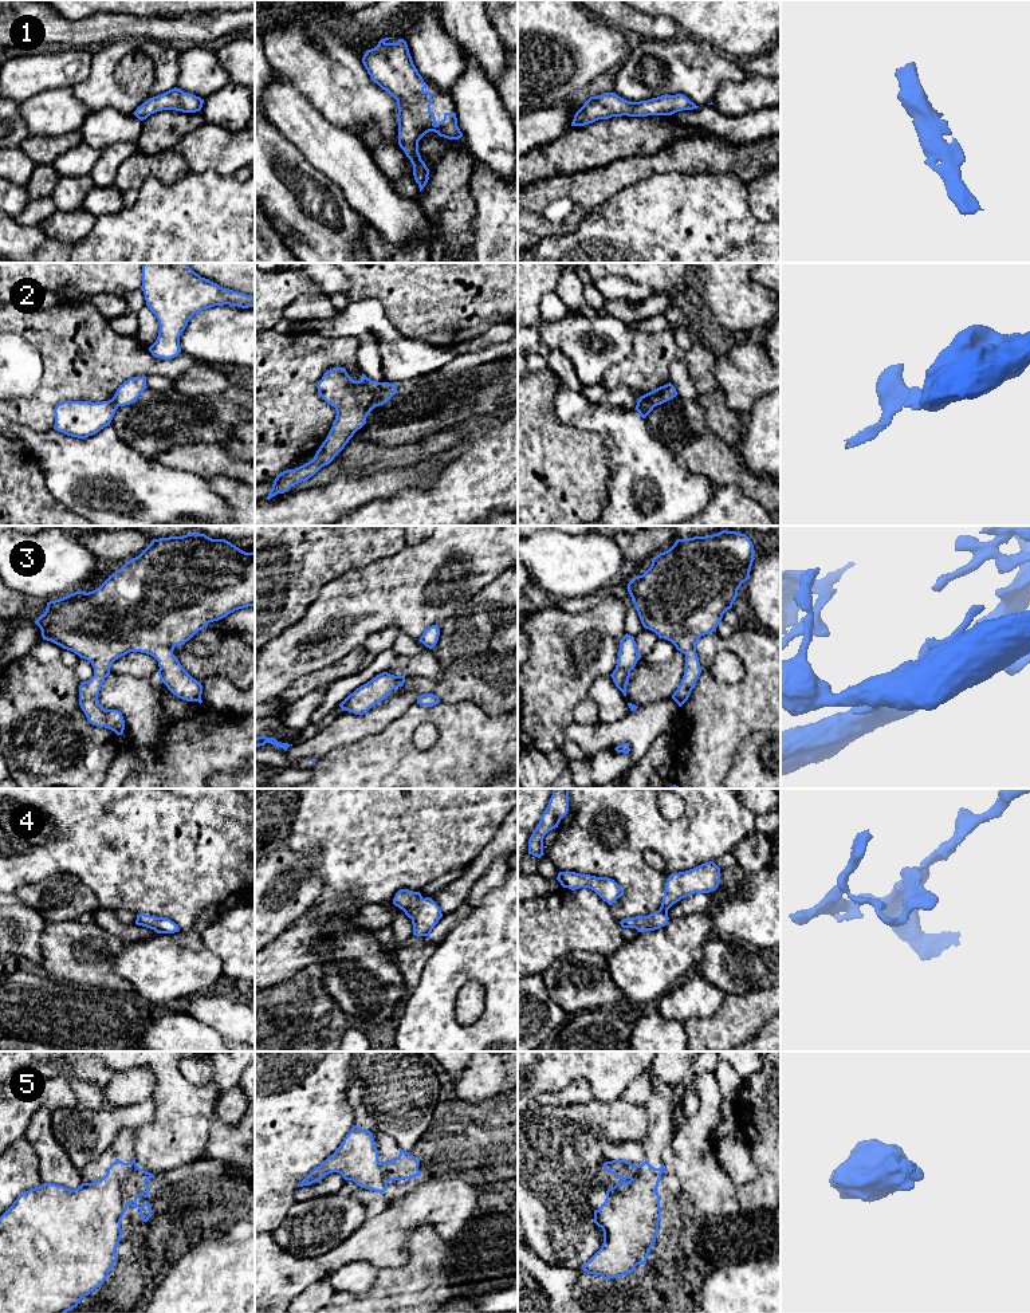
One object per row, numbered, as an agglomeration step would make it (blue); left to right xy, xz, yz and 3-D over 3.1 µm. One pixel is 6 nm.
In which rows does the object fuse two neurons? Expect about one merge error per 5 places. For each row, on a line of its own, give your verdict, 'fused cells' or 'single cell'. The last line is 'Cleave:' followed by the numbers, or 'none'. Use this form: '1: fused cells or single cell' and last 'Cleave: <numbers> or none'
1: single cell
2: fused cells
3: single cell
4: single cell
5: single cell
Cleave: 2

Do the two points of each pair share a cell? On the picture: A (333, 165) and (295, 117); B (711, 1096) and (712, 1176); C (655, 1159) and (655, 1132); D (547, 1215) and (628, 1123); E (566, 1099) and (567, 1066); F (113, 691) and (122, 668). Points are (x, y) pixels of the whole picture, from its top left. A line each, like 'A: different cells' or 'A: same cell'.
A: same cell
B: same cell
C: same cell
D: same cell
E: different cells
F: different cells

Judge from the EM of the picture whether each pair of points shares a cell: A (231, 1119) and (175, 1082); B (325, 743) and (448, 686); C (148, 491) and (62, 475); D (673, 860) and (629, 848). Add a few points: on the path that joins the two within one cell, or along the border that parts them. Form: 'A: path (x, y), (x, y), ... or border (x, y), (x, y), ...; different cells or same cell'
A: border (238, 1085), (225, 1088), (221, 1092), (213, 1113); different cells
B: path (356, 727), (373, 722), (417, 687); same cell
C: path (126, 480), (110, 472), (83, 472); same cell
D: path (663, 849), (657, 844), (640, 844); same cell

